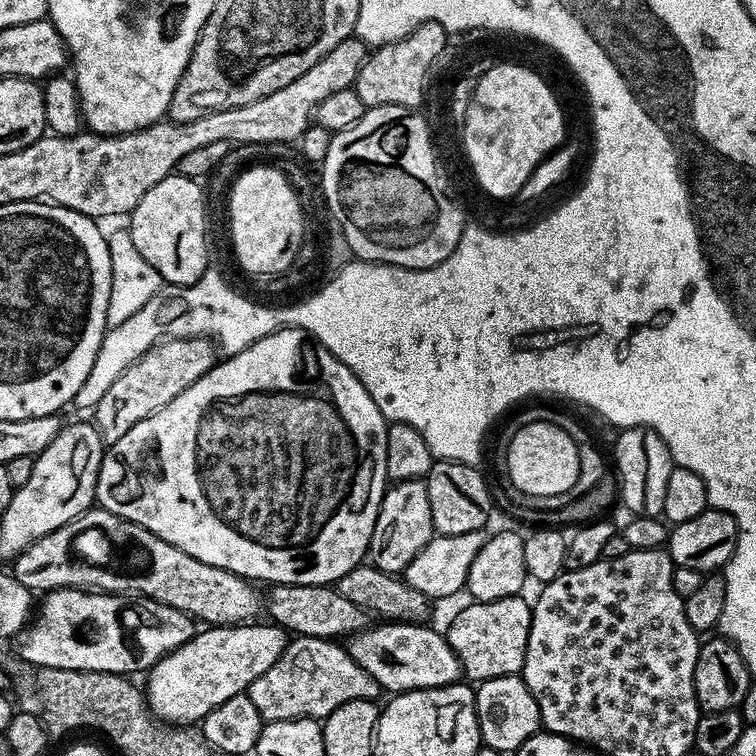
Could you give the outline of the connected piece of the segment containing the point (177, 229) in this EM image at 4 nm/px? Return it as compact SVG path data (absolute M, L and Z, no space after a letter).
M173 174L155 184L130 213L134 246L169 285L192 284L209 267L208 240L204 237L204 204L206 192L197 181Z

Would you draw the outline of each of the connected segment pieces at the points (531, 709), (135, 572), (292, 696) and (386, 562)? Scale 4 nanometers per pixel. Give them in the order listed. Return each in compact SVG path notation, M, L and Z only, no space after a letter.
M519 675L499 676L479 681L476 693L476 713L480 738L485 748L493 748L502 754L514 754L537 732L541 731L540 711L534 694Z
M93 506L78 518L66 522L58 530L38 538L26 550L18 553L11 561L12 577L33 594L47 594L56 588L83 588L113 594L127 594L132 598L157 600L180 612L187 612L197 621L205 620L208 626L235 626L255 621L262 612L262 596L256 593L257 585L245 577L235 576L224 568L203 564L198 558L178 550L158 538L150 530L134 522L122 519L102 507Z
M296 636L289 639L278 662L274 662L274 666L270 666L270 670L266 670L266 674L254 678L254 682L246 693L250 702L254 702L254 707L264 721L297 720L307 716L323 718L334 710L338 710L338 706L351 700L376 700L381 695L382 689L379 684L374 682L374 678L370 678L370 674L366 674L366 670L362 670L362 666L358 666L358 662L354 662L354 658L350 658L347 647L340 645L339 648L338 645L339 643L331 640L313 636Z
M402 480L393 483L385 491L378 518L374 522L374 534L368 543L370 562L378 570L393 574L403 573L410 562L432 541L434 529L430 518L430 494L424 480Z

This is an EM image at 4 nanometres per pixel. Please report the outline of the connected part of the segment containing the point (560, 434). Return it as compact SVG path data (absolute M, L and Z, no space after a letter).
M545 420L524 422L521 425L521 428L513 434L512 441L508 444L507 483L511 487L522 490L526 494L534 494L537 498L568 492L570 486L574 486L574 482L580 473L578 450L576 449L576 443L570 438L570 434L566 434L566 430L562 430Z

